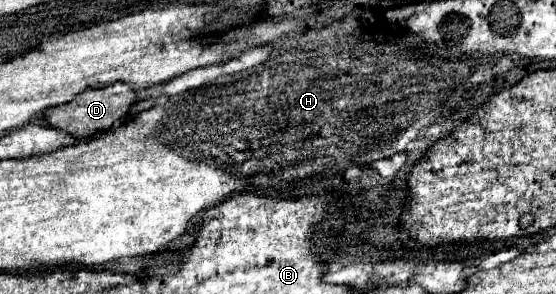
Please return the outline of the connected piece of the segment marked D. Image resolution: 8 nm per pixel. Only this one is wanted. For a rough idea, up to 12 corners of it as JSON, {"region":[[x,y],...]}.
{"region":[[124,83],[88,87],[48,107],[54,129],[86,139],[108,131],[136,101]]}

